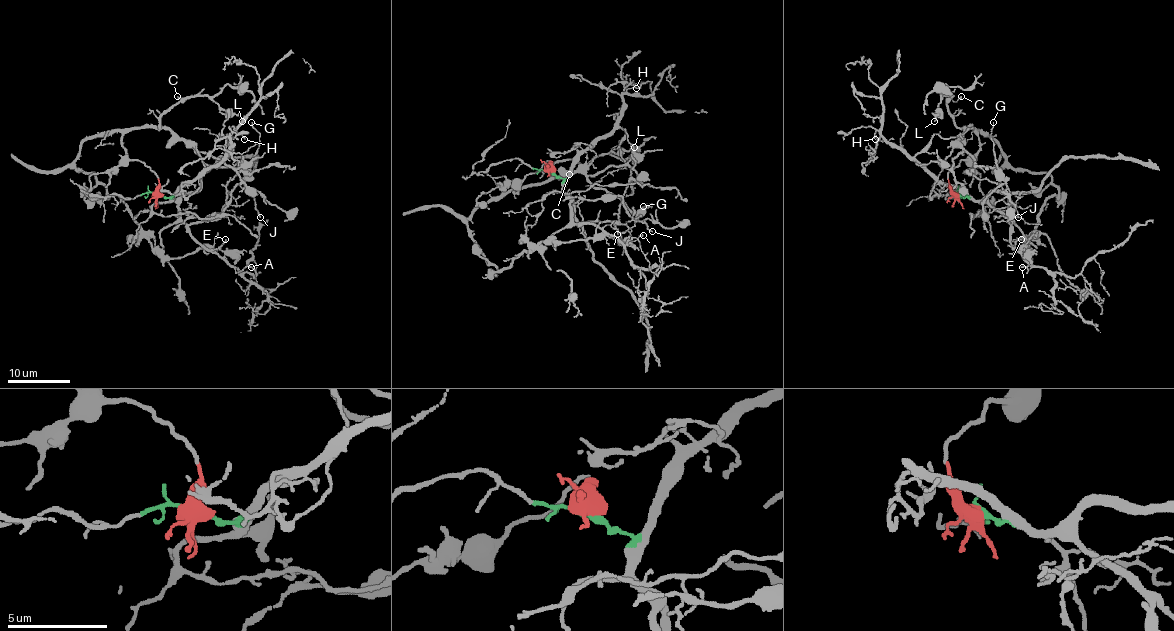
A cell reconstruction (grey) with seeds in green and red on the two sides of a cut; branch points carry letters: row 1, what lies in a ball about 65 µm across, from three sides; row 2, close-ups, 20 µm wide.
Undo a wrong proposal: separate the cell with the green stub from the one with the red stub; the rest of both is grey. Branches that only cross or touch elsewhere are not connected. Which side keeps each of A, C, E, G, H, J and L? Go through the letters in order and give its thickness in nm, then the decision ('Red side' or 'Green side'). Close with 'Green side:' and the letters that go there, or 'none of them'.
A: Thickness 130 nm. Green side
C: Thickness 130 nm. Red side
E: Thickness 120 nm. Green side
G: Thickness 120 nm. Red side
H: Thickness 70 nm. Green side
J: Thickness 110 nm. Red side
L: Thickness 120 nm. Red side
Green side: A, E, H

